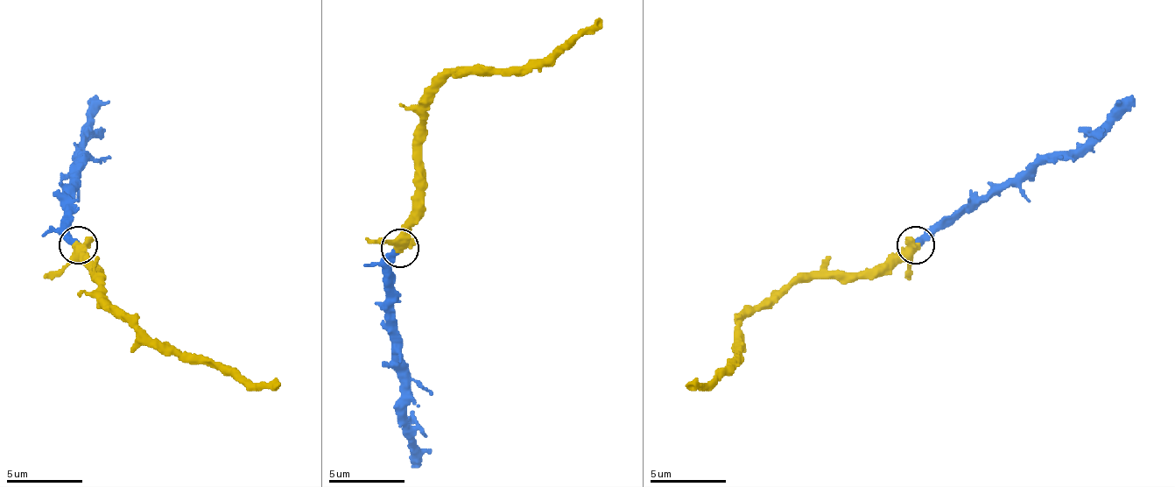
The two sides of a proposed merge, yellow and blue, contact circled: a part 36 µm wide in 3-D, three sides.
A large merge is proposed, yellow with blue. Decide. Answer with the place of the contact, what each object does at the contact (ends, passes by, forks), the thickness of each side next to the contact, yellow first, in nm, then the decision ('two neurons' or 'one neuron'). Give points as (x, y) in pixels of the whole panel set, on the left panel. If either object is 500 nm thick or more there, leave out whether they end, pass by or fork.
at (78, 245); yellow passes by; blue ends there; 440 nm thick on the yellow side, 400 nm on the other; one neuron

